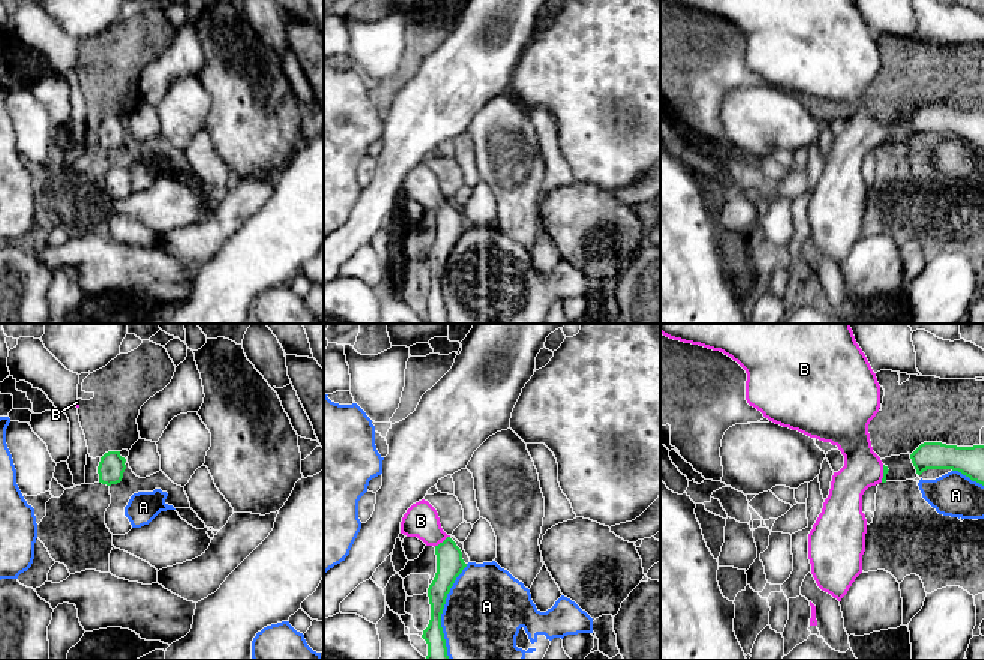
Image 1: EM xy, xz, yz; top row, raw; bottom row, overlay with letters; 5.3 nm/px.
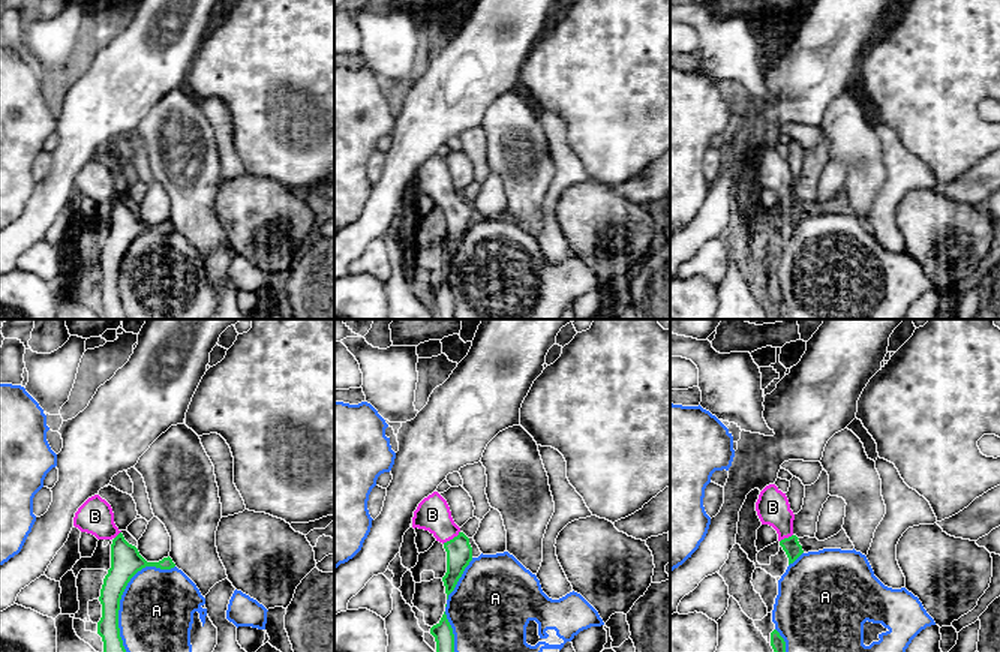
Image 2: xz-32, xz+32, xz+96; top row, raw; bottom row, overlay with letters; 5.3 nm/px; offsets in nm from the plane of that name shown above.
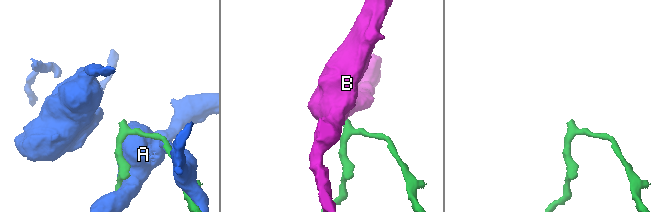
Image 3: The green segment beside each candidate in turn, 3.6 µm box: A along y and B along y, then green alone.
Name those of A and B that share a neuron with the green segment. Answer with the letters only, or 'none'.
B

